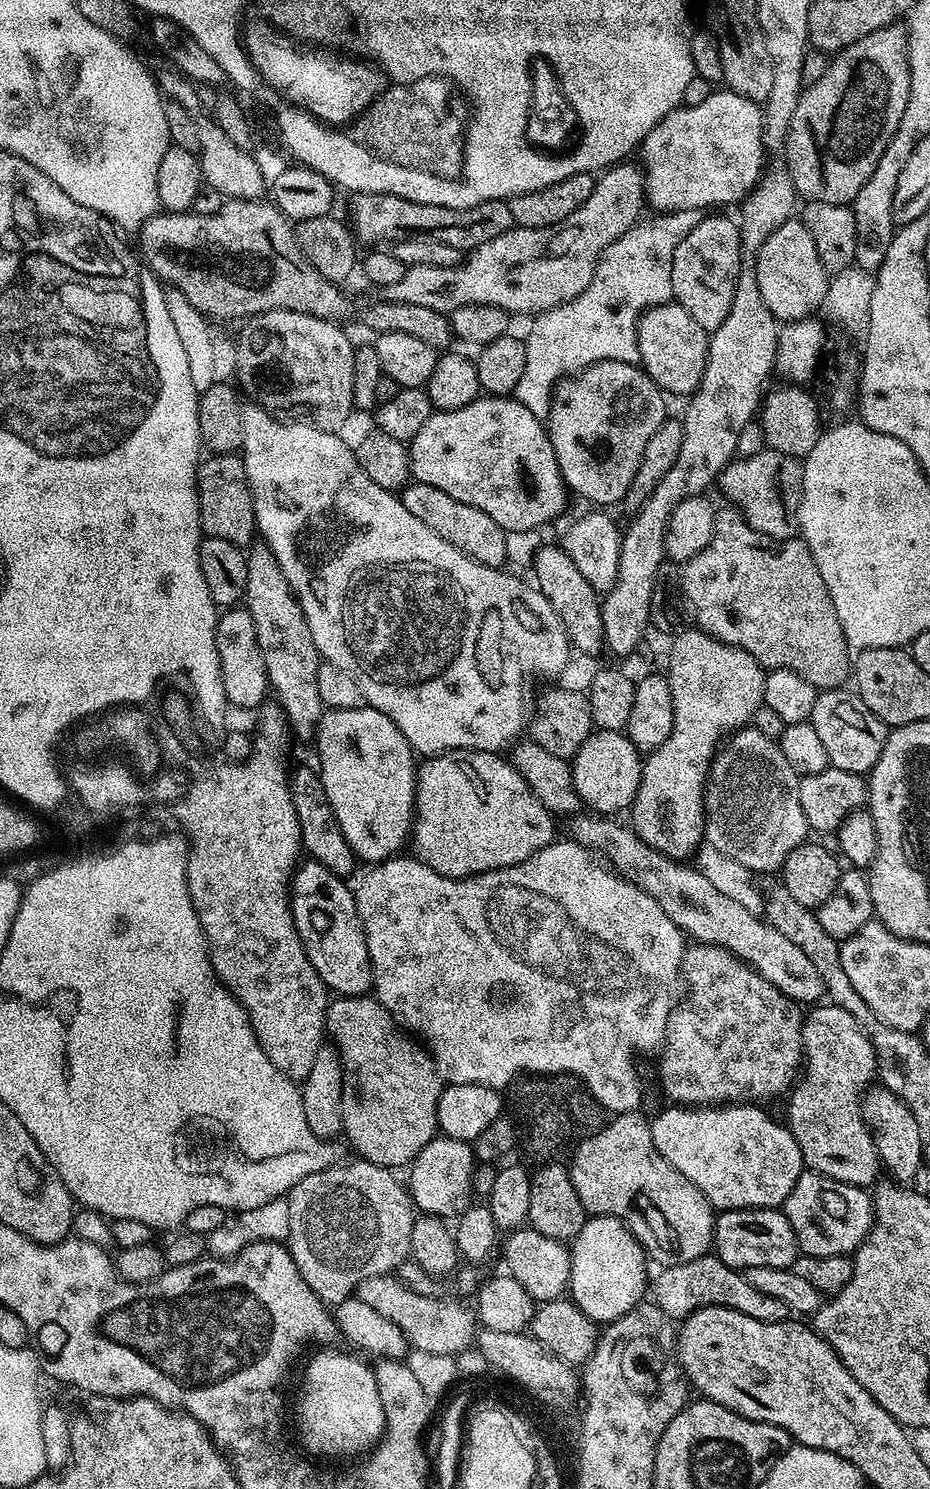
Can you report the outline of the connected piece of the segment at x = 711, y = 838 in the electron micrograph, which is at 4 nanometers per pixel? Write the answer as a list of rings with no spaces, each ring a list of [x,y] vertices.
[[[745,726],[729,735],[716,750],[708,781],[704,784],[704,839],[706,844],[749,869],[753,874],[783,869],[790,850],[809,839],[806,814],[802,814],[802,798],[798,798],[801,777],[790,770],[790,762],[782,758],[779,743],[758,729]]]

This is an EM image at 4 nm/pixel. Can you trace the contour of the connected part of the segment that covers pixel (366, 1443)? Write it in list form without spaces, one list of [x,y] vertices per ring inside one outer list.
[[[320,1350],[308,1360],[304,1368],[304,1381],[300,1384],[300,1397],[296,1400],[296,1424],[300,1427],[300,1440],[316,1456],[356,1456],[367,1454],[380,1442],[384,1434],[384,1411],[378,1394],[375,1371],[359,1360],[359,1355],[348,1352]]]

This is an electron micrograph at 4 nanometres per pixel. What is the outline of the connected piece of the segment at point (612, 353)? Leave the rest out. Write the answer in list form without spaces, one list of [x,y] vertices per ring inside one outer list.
[[[699,208],[652,214],[649,220],[641,219],[622,238],[610,242],[600,256],[590,286],[569,304],[541,312],[533,319],[536,321],[524,340],[526,370],[518,381],[514,399],[530,414],[544,418],[551,410],[553,389],[561,380],[604,360],[639,365],[640,318],[646,309],[672,300],[674,250],[682,246],[682,238],[704,217]]]

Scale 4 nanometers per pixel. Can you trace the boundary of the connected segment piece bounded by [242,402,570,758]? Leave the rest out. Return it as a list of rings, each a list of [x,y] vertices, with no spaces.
[[[255,402],[245,403],[243,409],[242,459],[246,466],[248,484],[252,488],[252,501],[254,502],[254,510],[256,511],[256,531],[259,539],[267,544],[269,550],[274,554],[278,566],[282,566],[282,574],[286,574],[286,582],[290,582],[292,592],[296,595],[296,601],[302,606],[304,617],[310,626],[310,638],[314,638],[314,646],[320,652],[321,661],[325,664],[338,666],[338,670],[346,670],[346,674],[350,674],[350,678],[354,678],[354,682],[360,684],[360,689],[364,692],[365,705],[369,708],[377,708],[379,712],[386,714],[386,718],[390,718],[395,722],[398,730],[402,730],[402,734],[412,748],[413,753],[419,754],[421,757],[431,758],[433,756],[439,756],[442,752],[494,752],[500,754],[505,750],[511,749],[512,745],[517,743],[525,735],[526,725],[530,720],[530,708],[528,712],[528,683],[531,682],[532,675],[541,676],[544,680],[552,680],[568,664],[568,652],[570,653],[568,632],[562,626],[562,618],[558,618],[554,606],[550,606],[550,602],[540,593],[540,589],[533,586],[529,581],[528,585],[526,581],[519,580],[516,576],[507,576],[507,571],[504,568],[487,568],[481,564],[475,564],[466,554],[462,554],[454,546],[450,546],[450,542],[438,538],[438,534],[434,534],[434,530],[430,530],[430,526],[418,522],[418,518],[414,518],[414,514],[410,514],[410,510],[406,510],[406,506],[402,506],[402,502],[396,492],[388,492],[382,486],[378,486],[378,482],[370,482],[370,478],[356,460],[355,451],[351,447],[347,448],[339,440],[341,437],[337,433],[322,432],[318,428],[301,426],[296,422],[275,420],[271,414]]]

